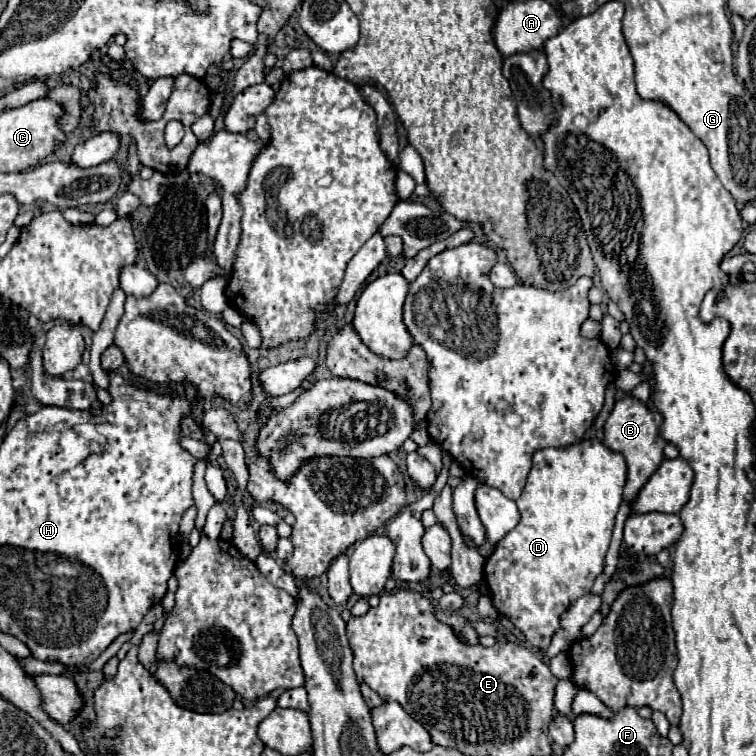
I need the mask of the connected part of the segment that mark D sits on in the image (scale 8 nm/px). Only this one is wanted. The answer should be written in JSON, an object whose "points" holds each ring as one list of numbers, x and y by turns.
{"points":[[582,440,578,444,570,444,566,448,540,448,534,452,532,456,532,470,528,474,528,482,524,486,524,492,522,496,516,500,516,506,520,510,520,526,512,528,492,550,492,554,486,558,486,566,484,566,484,580,490,588,490,594,492,594,492,602,494,606,498,608,498,612,502,616,506,616,516,628,520,628,526,636,526,640,536,646,536,648,542,648,546,650,550,640,552,640,552,634,560,628,560,614,580,596,588,594,590,588,592,588,592,582,598,574,602,574,604,570,604,558,606,558,606,552,608,552,608,546,610,546,610,538,612,538,612,528,614,528,614,518,616,518,616,512,622,504,622,492,624,492,624,484,626,484,626,460,620,452,614,452,610,448,606,448,602,442,598,440]]}

